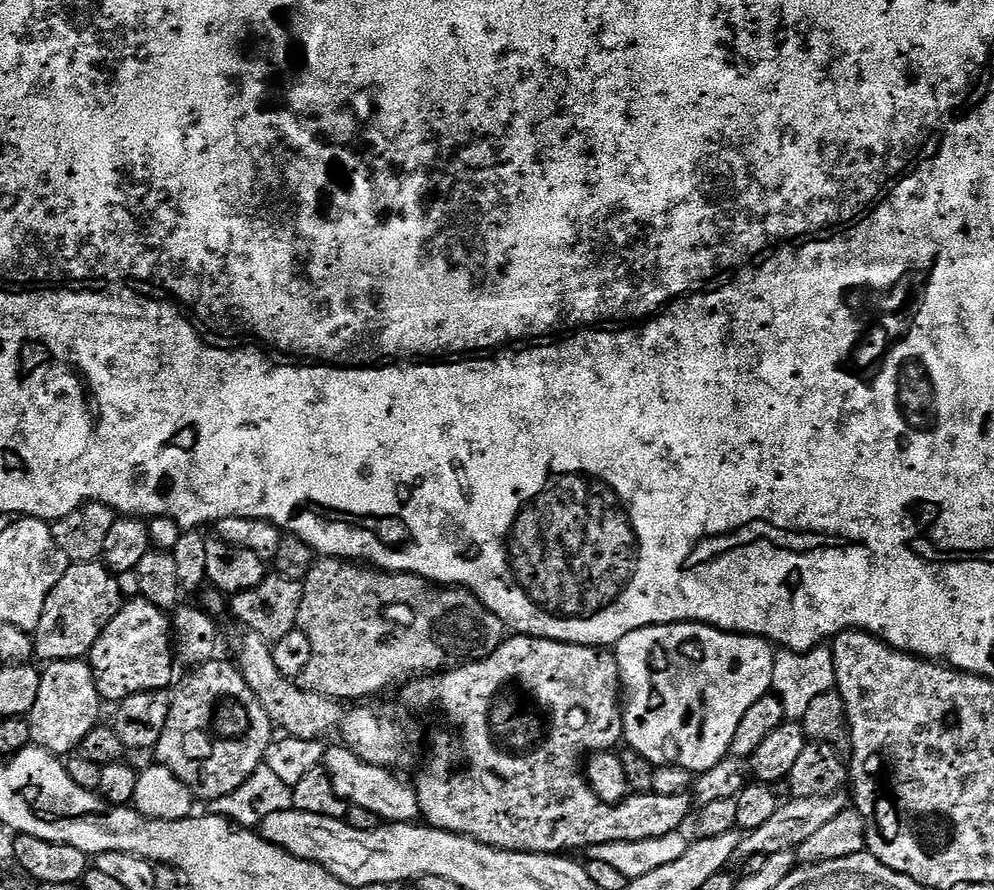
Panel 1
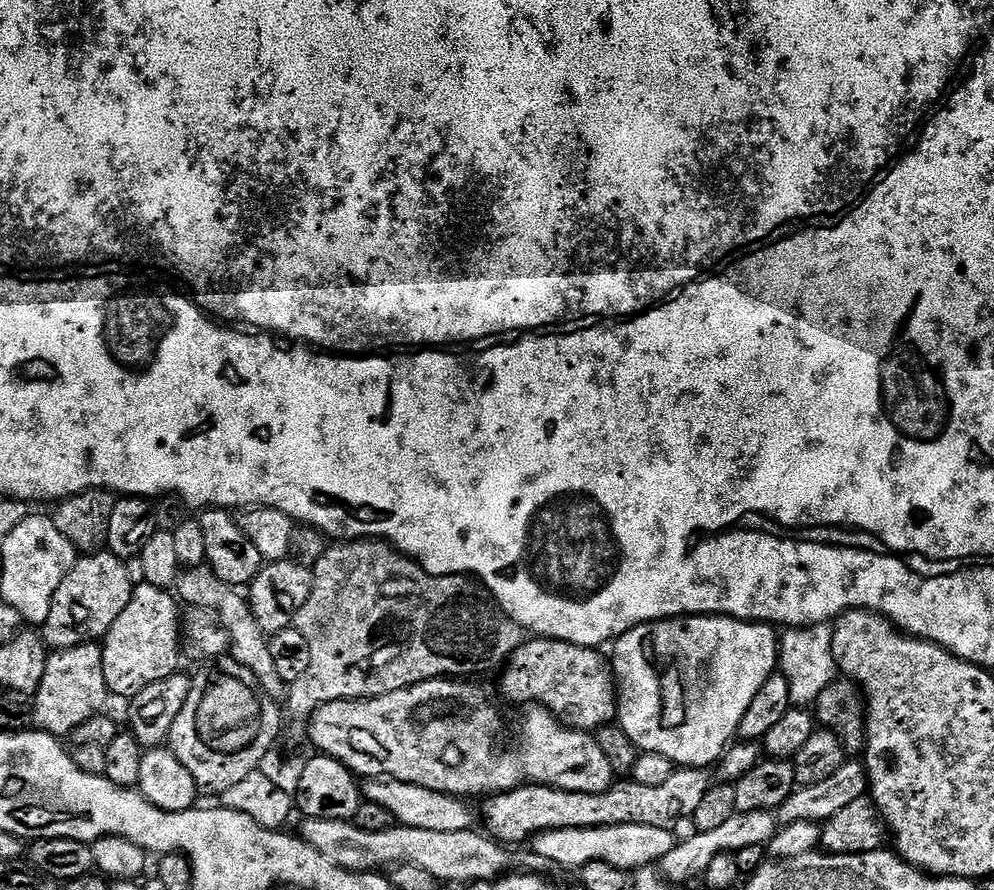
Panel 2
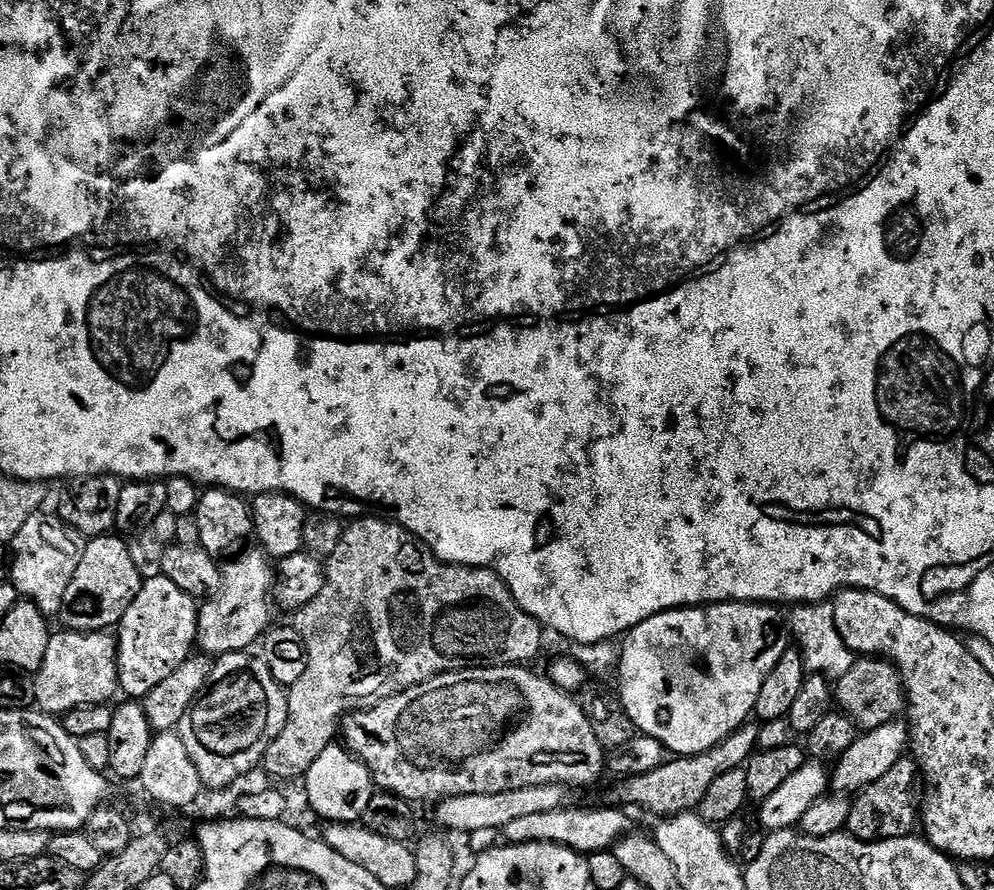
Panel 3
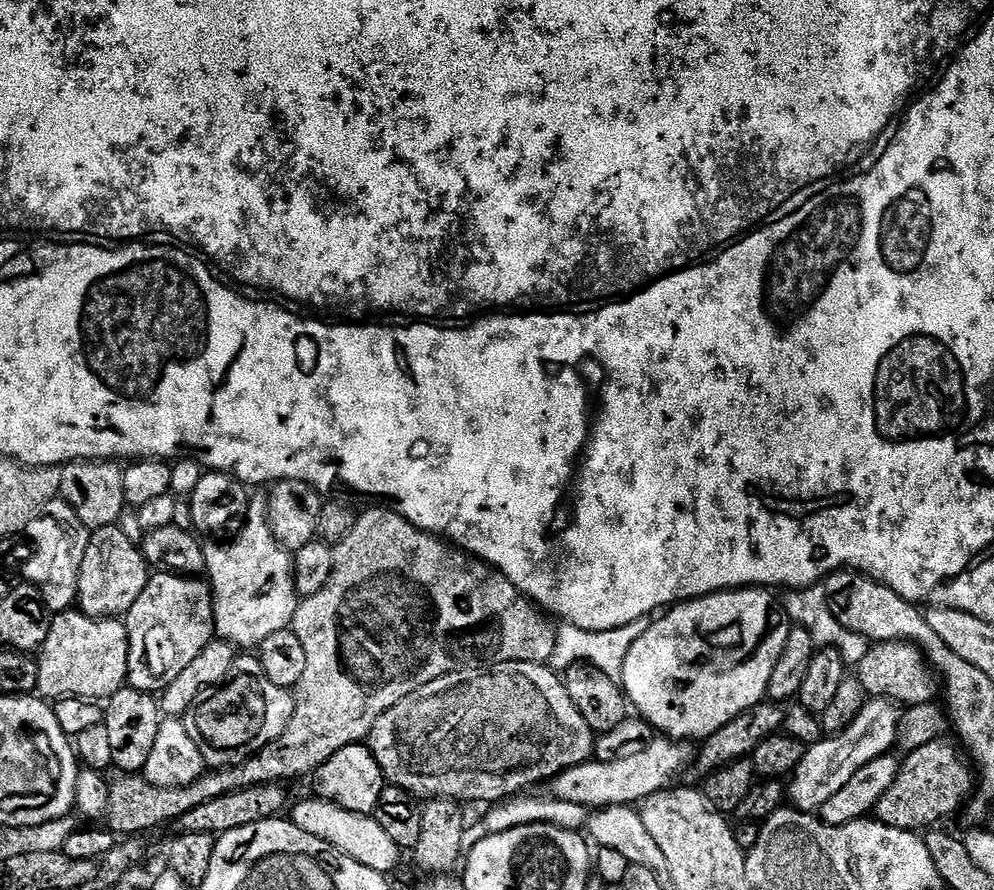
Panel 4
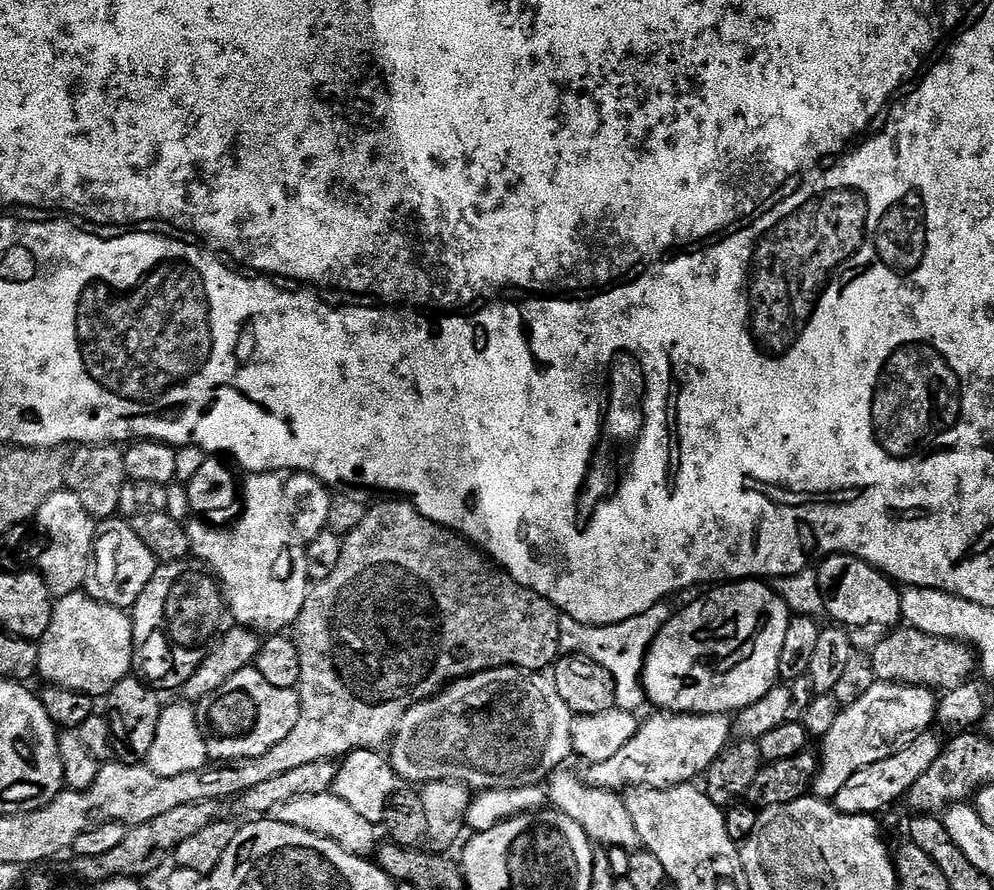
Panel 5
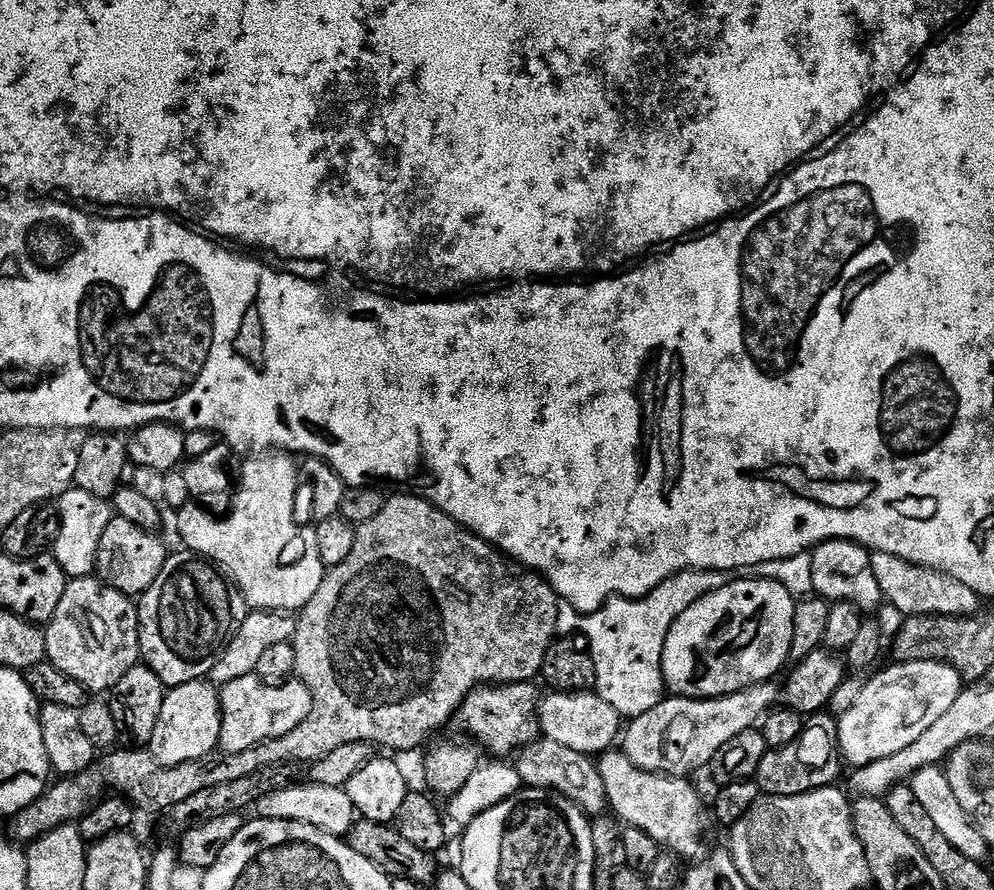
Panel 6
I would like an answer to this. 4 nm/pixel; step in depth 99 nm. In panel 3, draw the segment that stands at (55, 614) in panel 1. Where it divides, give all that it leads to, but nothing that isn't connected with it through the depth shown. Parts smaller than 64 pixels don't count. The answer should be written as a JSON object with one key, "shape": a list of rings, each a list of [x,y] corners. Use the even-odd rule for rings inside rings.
{"shape":[[[116,534],[93,536],[83,545],[78,570],[70,578],[59,623],[69,632],[102,632],[119,625],[130,602],[140,593],[142,575],[128,544]]]}

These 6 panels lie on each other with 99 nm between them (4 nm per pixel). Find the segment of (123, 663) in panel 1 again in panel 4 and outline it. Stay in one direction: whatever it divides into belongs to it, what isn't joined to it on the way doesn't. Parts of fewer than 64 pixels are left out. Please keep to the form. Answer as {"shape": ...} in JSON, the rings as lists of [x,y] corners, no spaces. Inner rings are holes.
{"shape":[[[161,571],[159,574],[149,575],[148,585],[142,590],[142,594],[138,598],[138,602],[134,602],[134,606],[126,614],[126,623],[128,626],[127,687],[136,688],[139,692],[159,694],[163,692],[166,686],[170,686],[170,682],[174,682],[174,678],[178,678],[178,674],[182,674],[182,670],[186,670],[186,666],[190,666],[190,662],[194,662],[194,658],[198,658],[198,654],[202,654],[202,650],[206,650],[208,643],[211,642],[216,636],[216,623],[214,622],[214,610],[212,609],[211,587],[209,587],[203,579],[189,578],[183,574],[173,574]]]}

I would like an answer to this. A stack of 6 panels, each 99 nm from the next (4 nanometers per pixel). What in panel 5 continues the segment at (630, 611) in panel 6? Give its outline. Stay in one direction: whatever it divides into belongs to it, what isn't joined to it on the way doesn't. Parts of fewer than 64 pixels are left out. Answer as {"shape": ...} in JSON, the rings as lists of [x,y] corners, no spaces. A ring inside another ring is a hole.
{"shape":[[[661,602],[648,608],[640,615],[634,618],[626,618],[617,624],[579,624],[577,620],[567,618],[561,619],[560,622],[560,647],[565,653],[579,654],[587,659],[598,662],[598,666],[602,666],[610,674],[610,678],[616,687],[616,708],[621,712],[639,713],[640,707],[645,707],[646,697],[644,695],[644,663],[648,657],[650,646],[654,642],[654,638],[658,638],[658,634],[664,629],[668,620],[672,617],[672,610],[669,610],[668,604]]]}

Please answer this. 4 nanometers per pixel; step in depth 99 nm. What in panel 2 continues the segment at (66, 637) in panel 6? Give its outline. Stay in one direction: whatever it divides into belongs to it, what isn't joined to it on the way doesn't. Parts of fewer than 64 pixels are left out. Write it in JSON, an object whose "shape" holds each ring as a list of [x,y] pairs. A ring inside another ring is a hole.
{"shape":[[[89,642],[79,644],[73,648],[61,648],[53,651],[46,662],[46,674],[42,674],[42,686],[38,686],[34,697],[34,720],[39,727],[57,738],[71,737],[72,731],[82,722],[86,722],[94,716],[101,715],[105,711],[104,703],[110,700],[106,674],[102,664],[104,649],[99,643]]]}

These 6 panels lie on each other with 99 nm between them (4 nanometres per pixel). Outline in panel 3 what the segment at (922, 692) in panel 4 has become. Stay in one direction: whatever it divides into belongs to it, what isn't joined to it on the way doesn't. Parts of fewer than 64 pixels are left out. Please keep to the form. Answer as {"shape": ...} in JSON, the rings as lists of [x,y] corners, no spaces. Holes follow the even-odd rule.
{"shape":[[[858,658],[842,678],[835,681],[834,700],[839,711],[855,722],[861,733],[878,729],[897,719],[905,711],[906,693],[896,665],[883,658]]]}

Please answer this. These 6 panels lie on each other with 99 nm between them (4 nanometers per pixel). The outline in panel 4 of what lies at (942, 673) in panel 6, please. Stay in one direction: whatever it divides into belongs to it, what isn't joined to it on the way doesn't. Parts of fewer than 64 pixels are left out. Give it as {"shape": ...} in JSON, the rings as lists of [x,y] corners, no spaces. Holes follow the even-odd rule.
{"shape":[[[869,699],[862,710],[846,726],[846,730],[821,738],[805,751],[802,762],[786,788],[786,796],[791,807],[799,812],[819,813],[824,803],[846,785],[858,770],[879,756],[891,753],[898,744],[901,709],[891,700]]]}

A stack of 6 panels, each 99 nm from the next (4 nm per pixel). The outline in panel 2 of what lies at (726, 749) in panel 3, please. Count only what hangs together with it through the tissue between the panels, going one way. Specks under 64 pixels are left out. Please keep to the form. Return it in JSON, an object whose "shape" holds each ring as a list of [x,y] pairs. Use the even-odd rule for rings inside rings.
{"shape":[[[680,766],[672,773],[666,783],[648,786],[635,782],[616,782],[606,792],[586,794],[585,792],[567,792],[561,788],[551,788],[547,784],[526,784],[523,788],[515,788],[512,792],[497,792],[485,799],[482,820],[488,823],[487,831],[497,841],[513,846],[519,840],[527,841],[538,832],[549,828],[593,828],[607,824],[650,824],[659,828],[672,828],[679,820],[695,817],[702,798],[706,798],[710,787],[710,779],[703,767]]]}

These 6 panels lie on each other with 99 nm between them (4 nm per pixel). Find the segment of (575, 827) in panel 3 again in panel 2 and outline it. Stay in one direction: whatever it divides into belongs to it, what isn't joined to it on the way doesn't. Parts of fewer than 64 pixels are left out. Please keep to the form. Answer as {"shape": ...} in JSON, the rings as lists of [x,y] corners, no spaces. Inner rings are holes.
{"shape":[[[607,824],[593,828],[549,828],[531,837],[530,845],[532,844],[531,851],[543,861],[553,860],[554,863],[561,864],[564,868],[572,868],[572,870],[579,870],[586,862],[598,862],[599,860],[609,860],[614,866],[625,870],[639,870],[653,865],[655,862],[663,861],[664,856],[676,848],[678,836],[675,836],[674,833],[672,828],[659,828],[650,824]]]}

